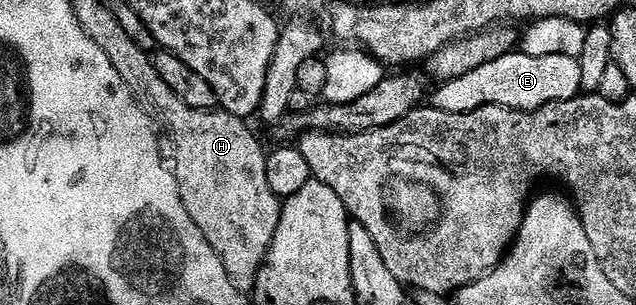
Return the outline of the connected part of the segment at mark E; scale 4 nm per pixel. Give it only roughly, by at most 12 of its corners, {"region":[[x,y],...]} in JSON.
{"region":[[510,52],[442,82],[432,109],[538,110],[582,93],[571,56]]}

